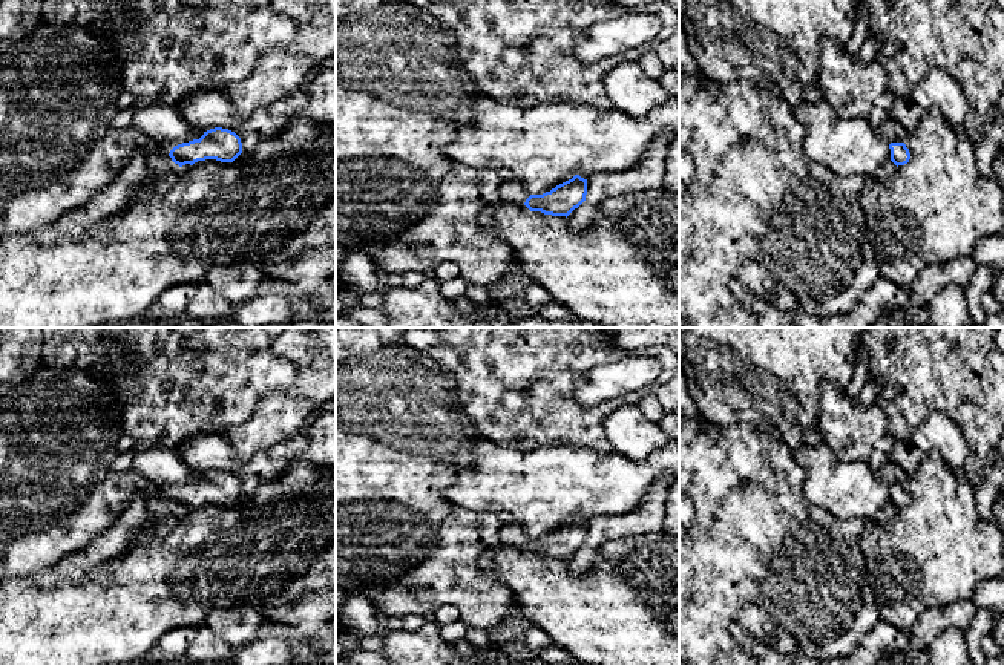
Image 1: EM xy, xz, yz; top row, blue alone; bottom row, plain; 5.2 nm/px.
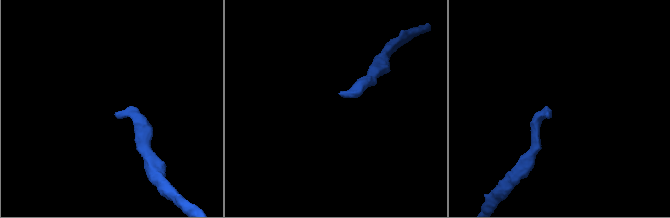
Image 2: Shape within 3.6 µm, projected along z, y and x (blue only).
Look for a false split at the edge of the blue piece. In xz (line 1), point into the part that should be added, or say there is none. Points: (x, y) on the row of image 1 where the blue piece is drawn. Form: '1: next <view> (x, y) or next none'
1: next xz (511, 192)

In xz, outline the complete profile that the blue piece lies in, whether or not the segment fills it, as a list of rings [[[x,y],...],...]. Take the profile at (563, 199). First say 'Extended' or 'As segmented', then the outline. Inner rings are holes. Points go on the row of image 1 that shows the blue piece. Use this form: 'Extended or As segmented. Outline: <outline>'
Extended. Outline: [[[575,175],[543,195],[530,195],[517,181],[501,182],[498,202],[512,204],[524,210],[541,211],[552,216],[569,216],[578,208],[587,195],[587,179]]]

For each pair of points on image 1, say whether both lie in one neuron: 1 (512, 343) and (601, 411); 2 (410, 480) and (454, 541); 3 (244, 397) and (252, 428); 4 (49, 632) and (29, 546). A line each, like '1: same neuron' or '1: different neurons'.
1: same neuron
2: different neurons
3: different neurons
4: different neurons

